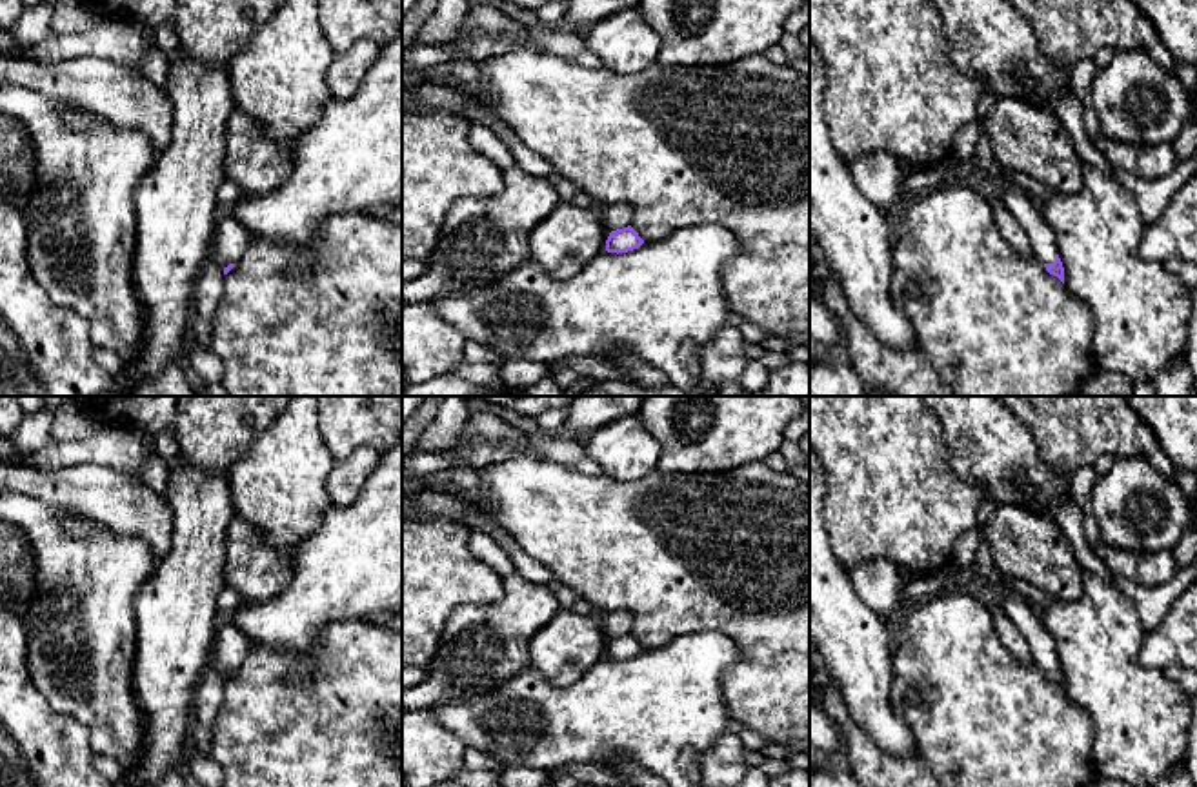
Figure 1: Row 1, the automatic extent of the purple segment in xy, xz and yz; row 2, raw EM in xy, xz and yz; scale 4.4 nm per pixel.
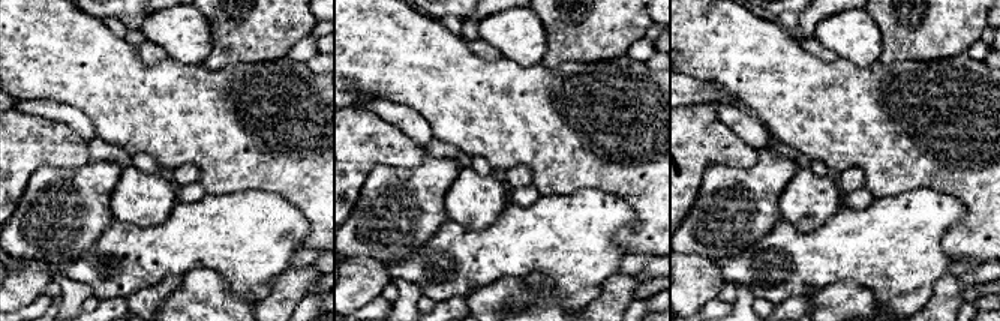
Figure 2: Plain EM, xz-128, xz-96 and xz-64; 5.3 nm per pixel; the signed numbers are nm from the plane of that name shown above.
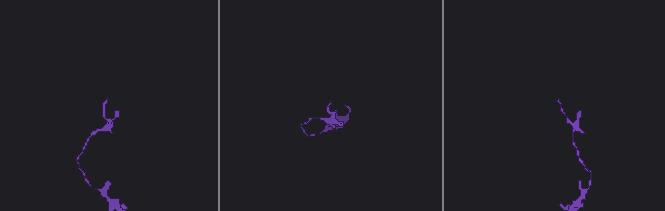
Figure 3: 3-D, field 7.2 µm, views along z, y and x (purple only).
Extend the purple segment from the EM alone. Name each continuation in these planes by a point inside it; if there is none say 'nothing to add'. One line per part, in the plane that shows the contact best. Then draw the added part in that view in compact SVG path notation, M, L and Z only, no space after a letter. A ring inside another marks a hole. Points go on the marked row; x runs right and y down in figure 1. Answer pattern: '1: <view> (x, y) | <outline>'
1: yz (1025, 209) | M1002 184L999 185L999 193L1006 209L1015 216L1015 220L1030 238L1033 254L1042 264L1055 262L1055 236L1053 231L1042 220L1039 204L1017 185Z

